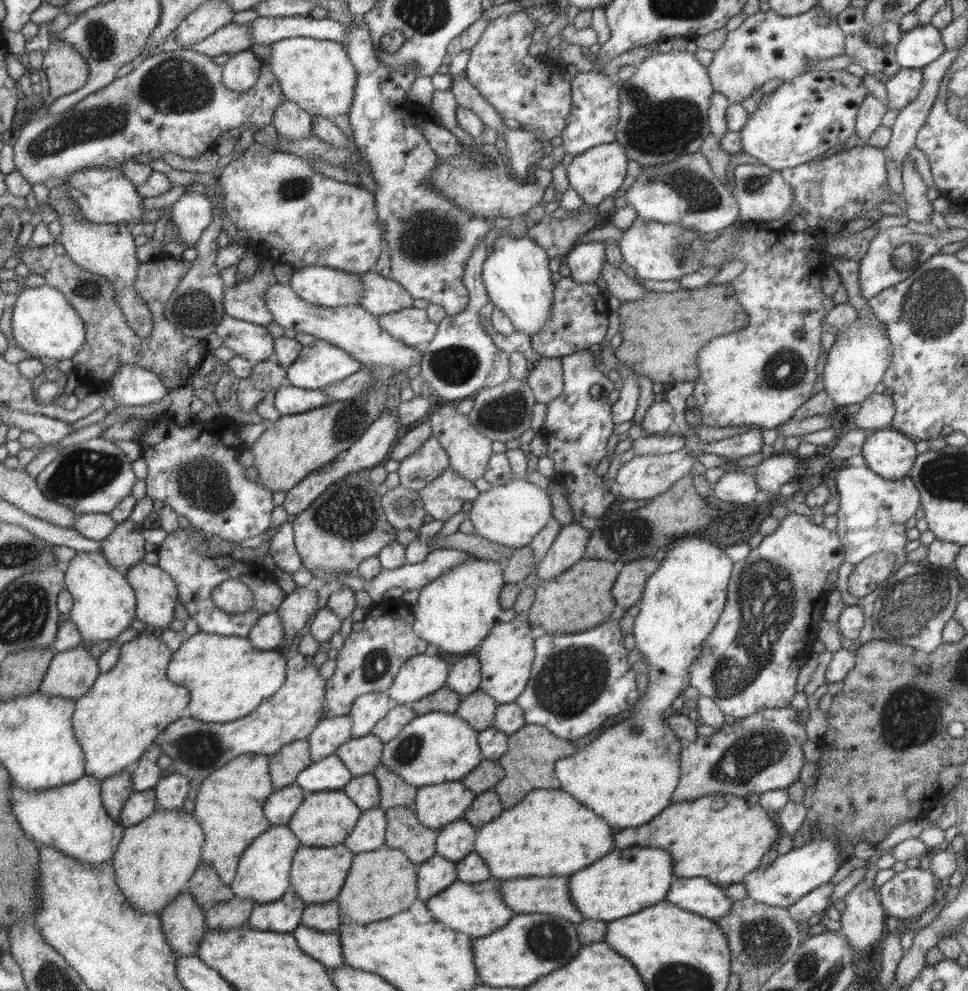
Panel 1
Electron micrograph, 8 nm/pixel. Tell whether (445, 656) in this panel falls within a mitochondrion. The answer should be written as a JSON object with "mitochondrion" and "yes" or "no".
{"mitochondrion":"no"}

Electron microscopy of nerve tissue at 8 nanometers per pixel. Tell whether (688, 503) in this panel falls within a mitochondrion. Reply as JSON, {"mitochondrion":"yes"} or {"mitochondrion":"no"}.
{"mitochondrion":"no"}

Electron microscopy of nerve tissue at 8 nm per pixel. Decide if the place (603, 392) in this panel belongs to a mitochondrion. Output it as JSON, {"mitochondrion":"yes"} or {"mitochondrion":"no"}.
{"mitochondrion":"no"}

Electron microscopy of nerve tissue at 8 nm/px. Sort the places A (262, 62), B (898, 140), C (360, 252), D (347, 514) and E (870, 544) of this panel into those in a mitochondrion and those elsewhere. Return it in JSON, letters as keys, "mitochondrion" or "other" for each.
{"A":"other","B":"other","C":"other","D":"mitochondrion","E":"other"}

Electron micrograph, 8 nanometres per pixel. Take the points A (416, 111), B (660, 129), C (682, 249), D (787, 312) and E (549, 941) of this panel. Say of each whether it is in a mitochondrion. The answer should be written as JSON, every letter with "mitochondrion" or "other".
{"A":"other","B":"mitochondrion","C":"mitochondrion","D":"other","E":"mitochondrion"}

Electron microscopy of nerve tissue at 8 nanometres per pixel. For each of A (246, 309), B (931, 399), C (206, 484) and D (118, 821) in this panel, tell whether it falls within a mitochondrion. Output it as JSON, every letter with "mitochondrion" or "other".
{"A":"other","B":"other","C":"mitochondrion","D":"other"}

